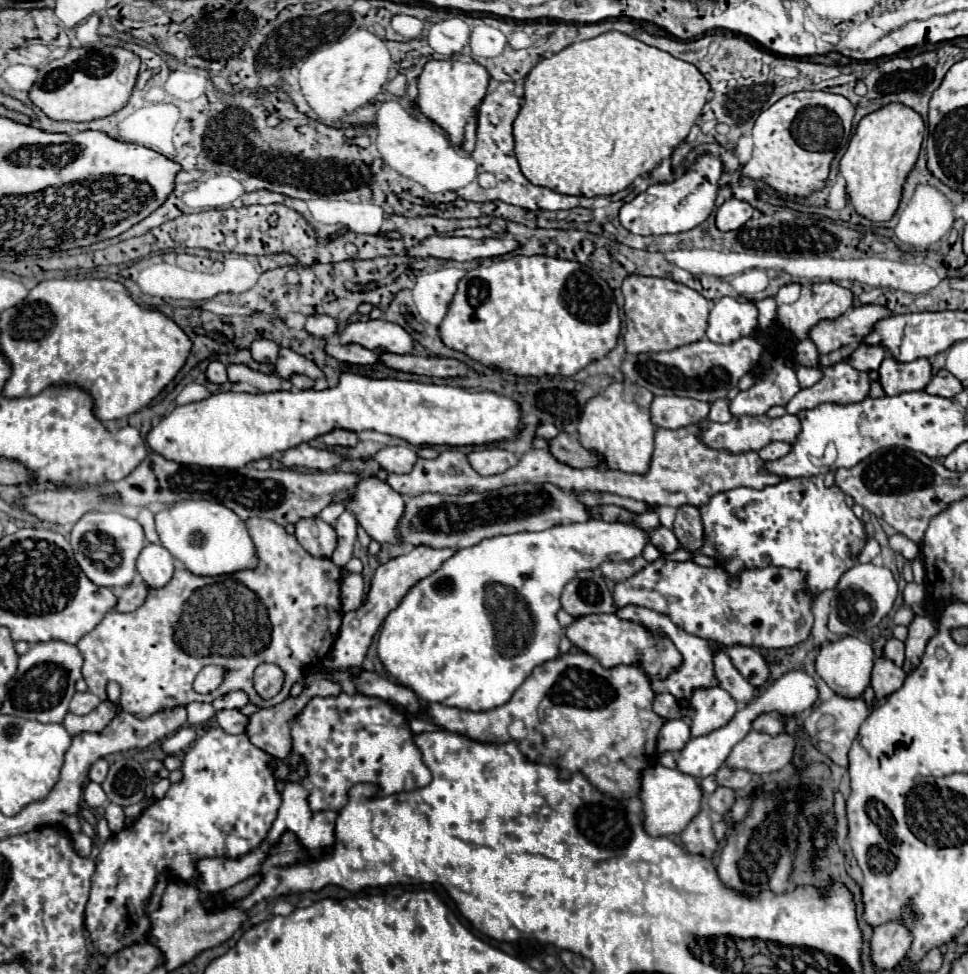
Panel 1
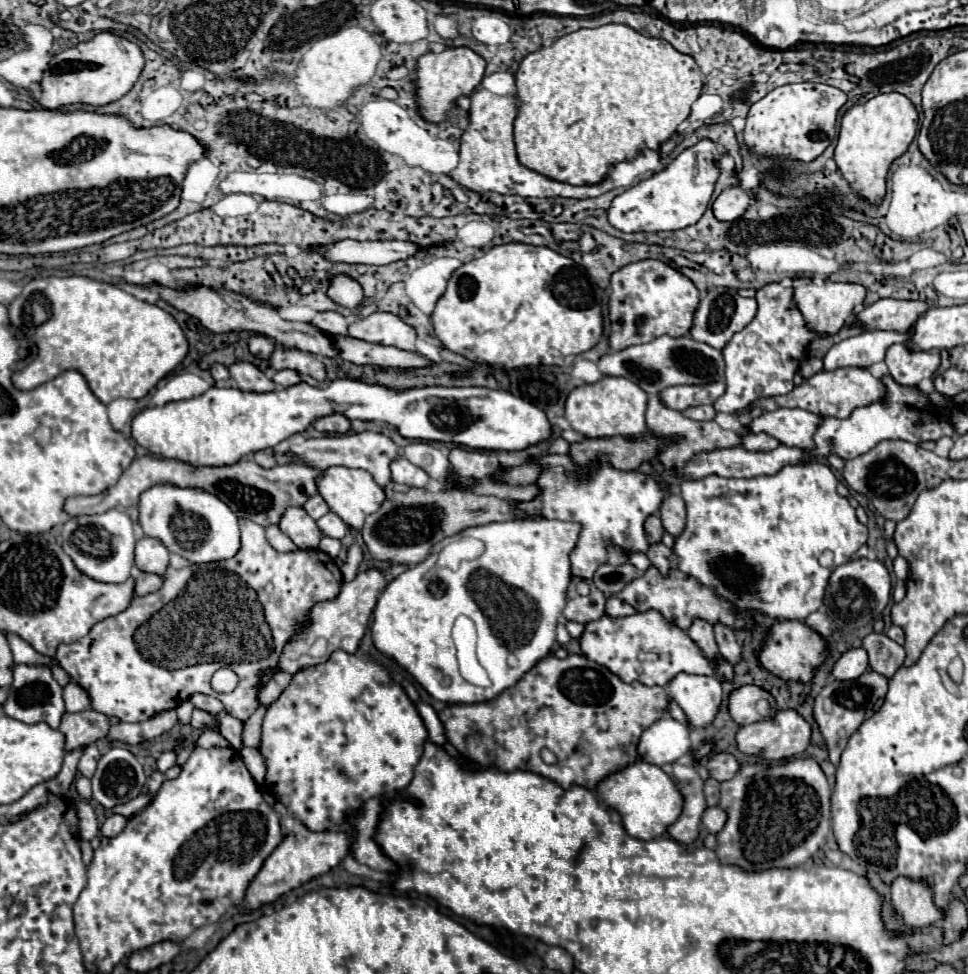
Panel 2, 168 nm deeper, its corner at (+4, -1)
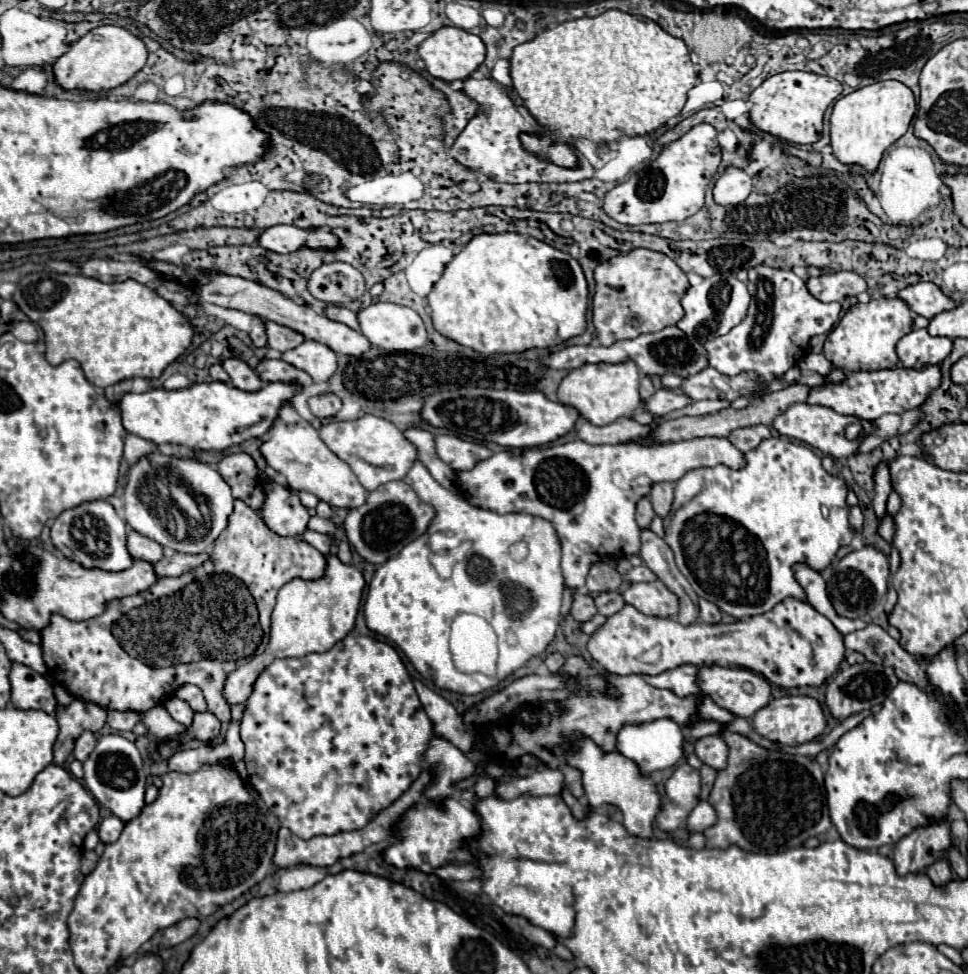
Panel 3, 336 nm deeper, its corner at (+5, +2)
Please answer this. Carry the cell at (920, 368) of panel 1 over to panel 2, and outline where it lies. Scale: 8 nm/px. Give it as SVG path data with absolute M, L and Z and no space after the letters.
M892 344L884 362L890 368L890 376L902 386L916 386L922 378L932 378L940 366L938 352L914 352L906 344Z

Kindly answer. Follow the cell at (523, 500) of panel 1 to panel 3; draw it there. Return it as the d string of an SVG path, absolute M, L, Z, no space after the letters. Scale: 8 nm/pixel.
M389 481L371 491L365 505L349 511L345 519L345 535L365 561L381 565L389 557L395 557L407 543L421 537L433 519L435 509L423 503L405 481Z

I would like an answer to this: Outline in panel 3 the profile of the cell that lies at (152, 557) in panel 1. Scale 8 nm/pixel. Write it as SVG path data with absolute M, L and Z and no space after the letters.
M137 531L129 533L127 549L129 549L133 559L141 559L141 561L147 561L151 565L161 561L161 557L163 557L163 547L157 541L153 541L145 535L139 535Z

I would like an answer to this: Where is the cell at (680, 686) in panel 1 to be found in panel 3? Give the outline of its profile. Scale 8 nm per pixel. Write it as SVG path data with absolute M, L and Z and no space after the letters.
M613 591L613 593L599 593L595 597L595 605L597 605L597 611L601 615L611 617L613 613L619 613L625 607L625 601L623 601L619 591Z

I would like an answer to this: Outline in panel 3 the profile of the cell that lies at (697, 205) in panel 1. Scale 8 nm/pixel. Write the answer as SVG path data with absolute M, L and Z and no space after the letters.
M695 125L681 139L667 145L661 155L643 171L631 175L605 195L605 213L621 225L645 225L665 221L685 221L695 215L703 201L705 191L717 167L721 163L721 151L717 143L717 131L707 125Z

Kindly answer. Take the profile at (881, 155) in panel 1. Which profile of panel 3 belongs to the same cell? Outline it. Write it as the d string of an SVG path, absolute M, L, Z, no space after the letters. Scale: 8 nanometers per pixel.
M879 81L837 99L831 113L833 155L845 165L861 165L867 173L875 173L885 149L907 133L915 111L911 89L899 81Z

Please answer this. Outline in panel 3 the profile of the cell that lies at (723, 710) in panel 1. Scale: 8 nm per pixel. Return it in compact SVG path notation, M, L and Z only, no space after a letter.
M681 665L677 669L669 669L665 673L659 673L655 677L645 677L653 687L659 689L669 689L673 691L677 697L701 697L703 691L699 687L699 679L697 679L697 667L695 665Z

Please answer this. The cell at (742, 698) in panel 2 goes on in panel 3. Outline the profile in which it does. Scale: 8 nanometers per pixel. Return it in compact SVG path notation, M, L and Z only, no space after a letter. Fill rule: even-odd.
M701 667L701 689L719 707L727 709L737 717L753 717L771 701L771 685L765 677L751 673L747 669L733 667ZM743 683L751 683L753 691L747 693Z

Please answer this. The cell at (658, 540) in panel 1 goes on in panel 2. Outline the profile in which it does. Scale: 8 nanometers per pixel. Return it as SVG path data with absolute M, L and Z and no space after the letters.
M652 514L652 516L646 518L646 522L644 522L644 530L646 530L646 538L648 538L650 544L660 542L660 538L662 538L662 534L664 534L664 526L662 526L658 514Z

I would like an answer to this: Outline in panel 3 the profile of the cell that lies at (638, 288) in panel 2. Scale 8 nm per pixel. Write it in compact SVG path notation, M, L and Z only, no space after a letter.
M633 249L627 255L617 255L595 269L595 281L593 325L597 329L597 339L605 347L621 339L635 339L643 333L673 327L683 317L681 299L689 289L689 279L685 271L665 253Z

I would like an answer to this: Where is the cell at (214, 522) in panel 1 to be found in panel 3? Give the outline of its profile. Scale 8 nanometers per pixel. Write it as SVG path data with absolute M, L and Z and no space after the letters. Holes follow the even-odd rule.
M151 453L141 457L129 469L129 483L125 487L125 517L127 523L141 535L155 539L163 547L171 547L181 553L199 555L205 553L215 539L227 529L229 515L233 513L233 497L229 485L221 479L221 475L199 461L193 459L175 459L163 453ZM177 479L181 485L189 489L189 497L199 507L199 519L189 515L183 507L179 507L171 493L167 493L167 481Z

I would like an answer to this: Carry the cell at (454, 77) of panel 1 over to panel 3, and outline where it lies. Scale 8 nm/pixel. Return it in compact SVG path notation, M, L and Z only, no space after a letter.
M443 27L419 45L419 57L425 61L425 69L431 77L443 79L447 83L453 83L457 79L465 81L483 63L485 45L477 35L473 35L469 31L463 31L457 27Z

